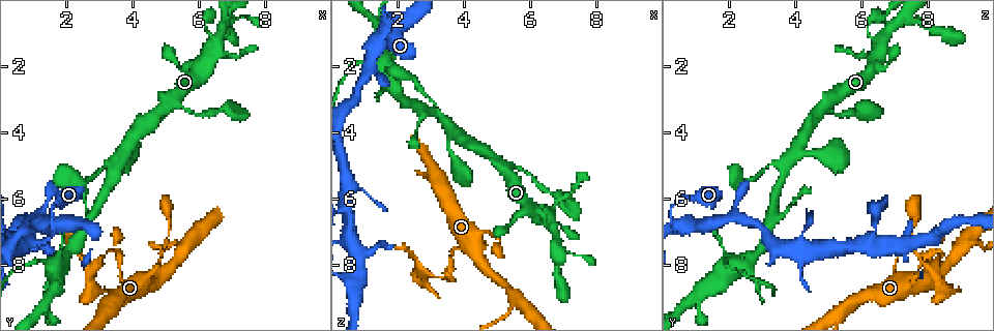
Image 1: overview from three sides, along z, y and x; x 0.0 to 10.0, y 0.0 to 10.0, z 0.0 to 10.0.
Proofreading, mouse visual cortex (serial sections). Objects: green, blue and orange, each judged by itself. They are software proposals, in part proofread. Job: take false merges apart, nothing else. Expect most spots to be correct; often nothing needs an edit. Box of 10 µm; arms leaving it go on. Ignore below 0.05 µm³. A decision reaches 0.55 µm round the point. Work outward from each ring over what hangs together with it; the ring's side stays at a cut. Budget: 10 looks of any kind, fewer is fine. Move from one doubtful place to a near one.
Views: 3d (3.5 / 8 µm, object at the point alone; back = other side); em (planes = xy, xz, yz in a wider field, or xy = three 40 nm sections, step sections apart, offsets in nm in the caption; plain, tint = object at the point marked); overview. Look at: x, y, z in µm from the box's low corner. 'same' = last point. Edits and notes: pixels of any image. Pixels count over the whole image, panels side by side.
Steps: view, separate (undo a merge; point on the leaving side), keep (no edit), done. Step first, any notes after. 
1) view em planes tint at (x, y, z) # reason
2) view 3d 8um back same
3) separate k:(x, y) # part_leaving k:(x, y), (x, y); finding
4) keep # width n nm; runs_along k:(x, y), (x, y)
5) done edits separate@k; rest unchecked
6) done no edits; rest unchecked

view 3d 3.5um at (3.40, 7.55, 8.35) # sharp bend

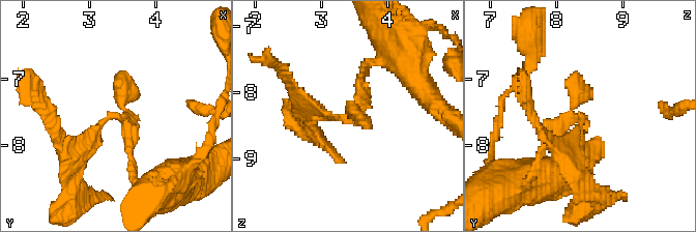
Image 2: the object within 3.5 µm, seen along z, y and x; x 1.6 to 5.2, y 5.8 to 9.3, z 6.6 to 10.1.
view em xy step 2 tint at (3.45, 7.55, 8.40) # shape alone is not enough

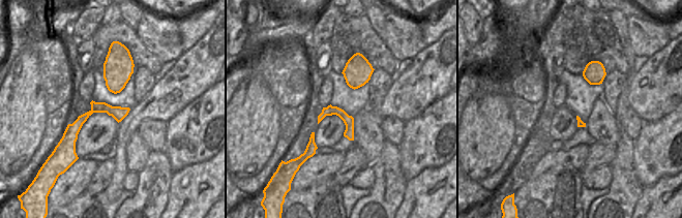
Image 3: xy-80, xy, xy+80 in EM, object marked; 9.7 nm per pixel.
separate 2:(92, 149) # part_leaving 2:(105, 119), (69, 167), (69, 202); a second cell is stuck on

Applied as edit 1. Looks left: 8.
view overview # redraw

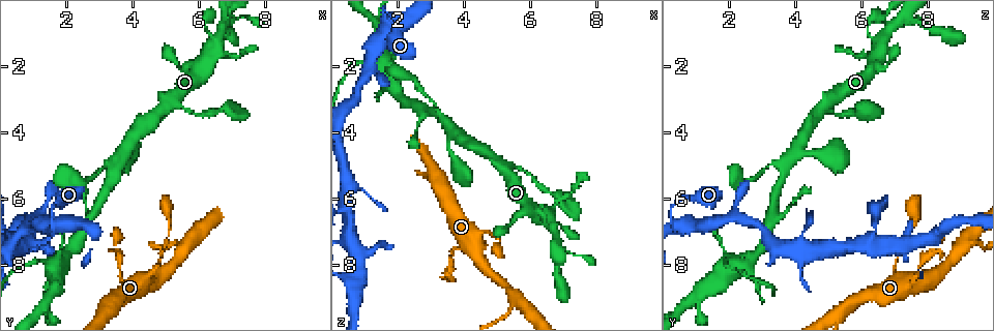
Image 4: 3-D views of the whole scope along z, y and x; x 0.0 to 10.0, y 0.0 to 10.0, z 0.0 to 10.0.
view 3d 3.5um at (4.80, 8.00, 7.05) # calibre changes

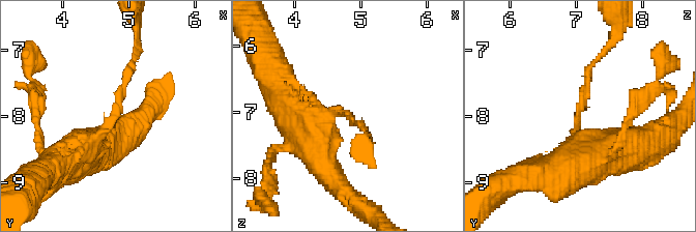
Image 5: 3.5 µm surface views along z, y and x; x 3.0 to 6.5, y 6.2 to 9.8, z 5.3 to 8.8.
view em xy step 5 tint at (4.75, 8.05, 7.05) # arm_widths 100, 600 nm

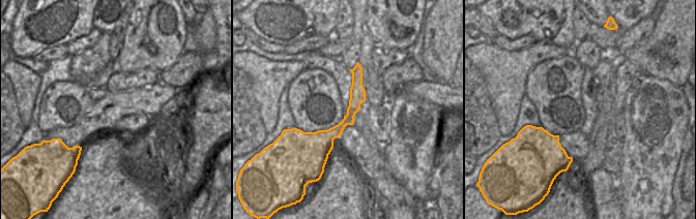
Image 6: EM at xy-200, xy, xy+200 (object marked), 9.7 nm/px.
keep # runs_along 5:(69, 160), (111, 124), (136, 58); all the same cell

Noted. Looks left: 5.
view 3d 3.5um back at (0.70, 7.00, 8.40)

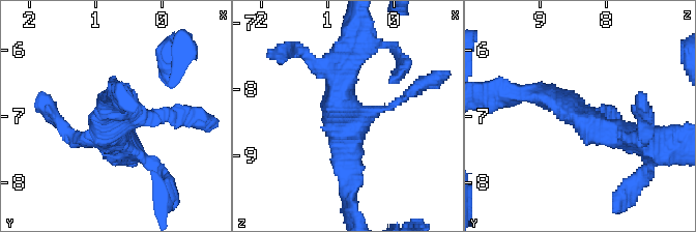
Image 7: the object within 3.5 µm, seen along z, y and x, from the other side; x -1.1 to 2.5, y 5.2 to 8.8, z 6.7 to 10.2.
view em xy step 3 tint at (0.70, 7.00, 8.30)

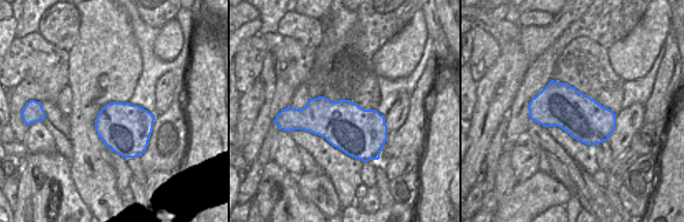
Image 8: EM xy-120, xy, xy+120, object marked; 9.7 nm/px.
keep # runs_along 7:(642, 143), (522, 92); all the same cell

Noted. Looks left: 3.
view 3d 3.5um back at (1.40, 7.95, 2.00) # small branch off a trunk

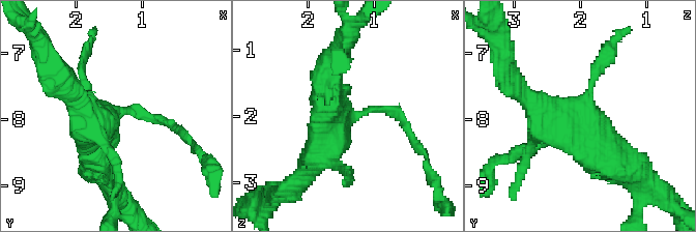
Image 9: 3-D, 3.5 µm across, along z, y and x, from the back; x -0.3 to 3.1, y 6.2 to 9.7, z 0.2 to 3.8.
view em xy step 1 plain at (1.40, 7.90, 2.00) # now the EM

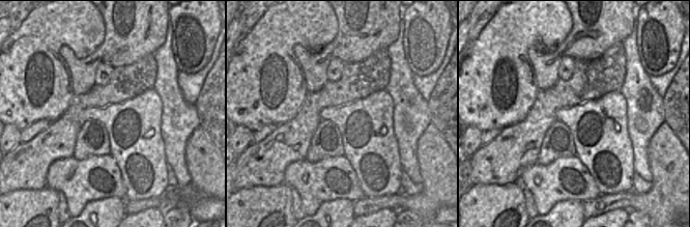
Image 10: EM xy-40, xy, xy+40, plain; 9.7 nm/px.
view em xy step 1 tint same # where the object lies

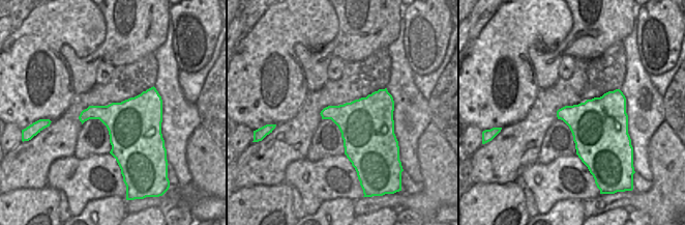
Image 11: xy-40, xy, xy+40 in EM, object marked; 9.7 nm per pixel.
keep # runs_along 9:(528, 99), (631, 169); continuous, no second cell

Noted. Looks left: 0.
done edits separate@2; rest unchecked

